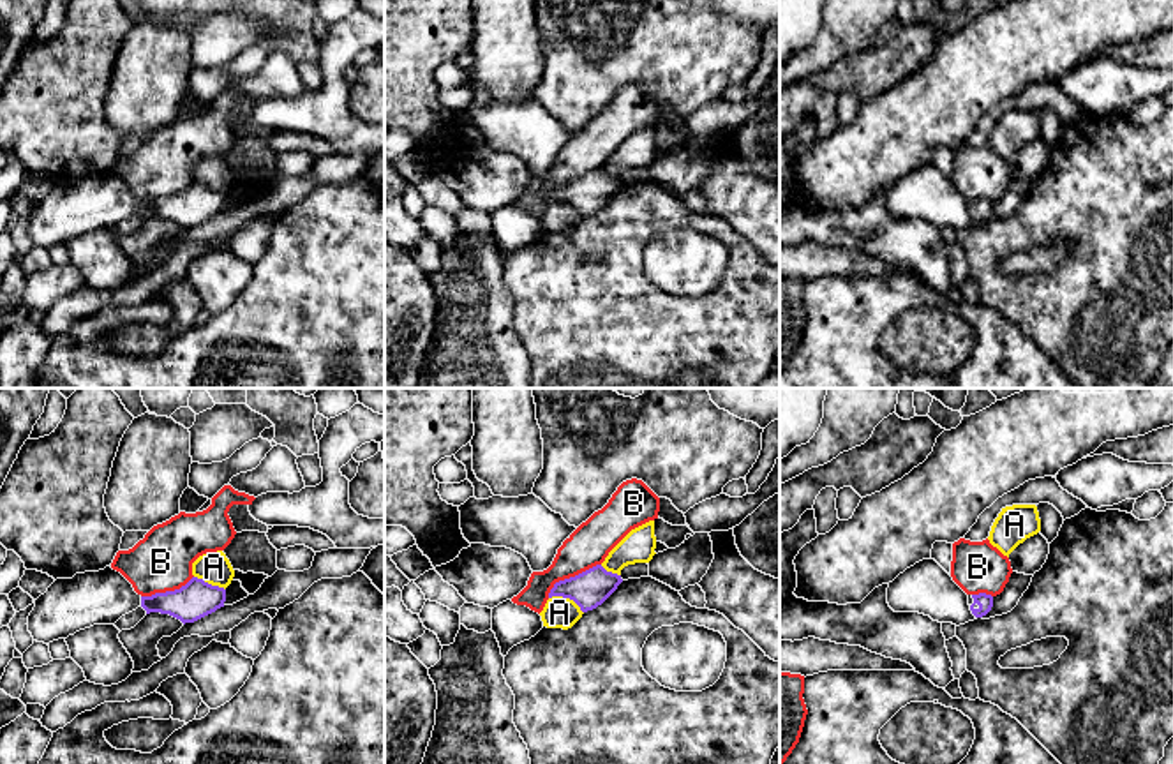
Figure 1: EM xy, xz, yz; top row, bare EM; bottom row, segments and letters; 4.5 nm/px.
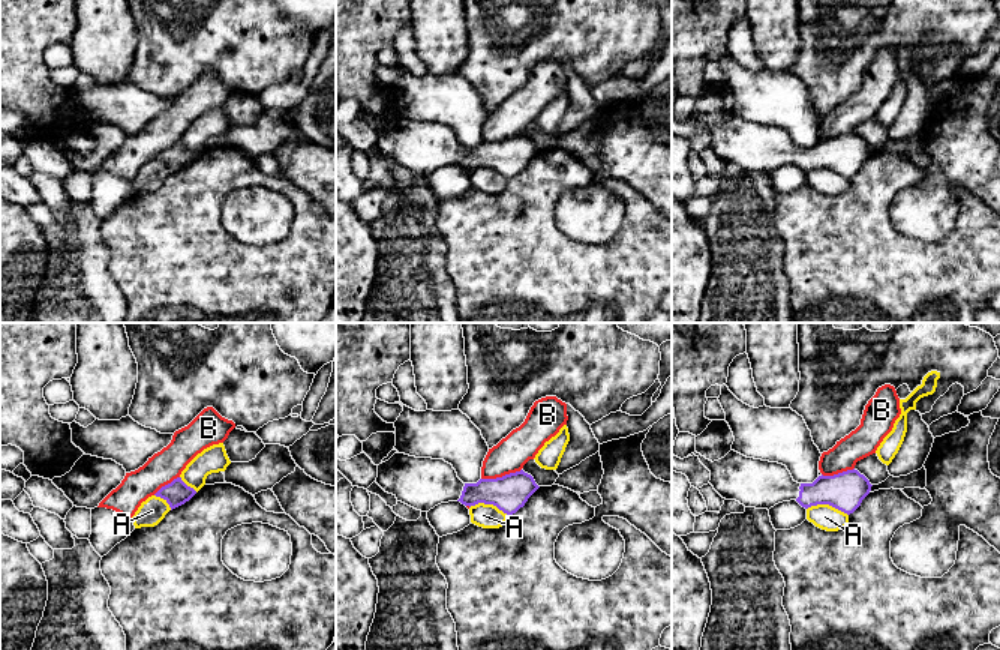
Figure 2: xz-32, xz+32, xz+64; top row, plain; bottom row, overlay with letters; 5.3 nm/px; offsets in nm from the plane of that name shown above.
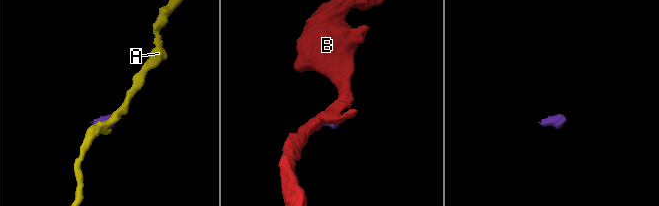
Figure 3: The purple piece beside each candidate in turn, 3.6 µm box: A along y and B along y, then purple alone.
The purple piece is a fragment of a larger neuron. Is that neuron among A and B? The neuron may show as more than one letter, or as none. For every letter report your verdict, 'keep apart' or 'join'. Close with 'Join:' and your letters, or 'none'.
A: keep apart
B: keep apart
Join: none

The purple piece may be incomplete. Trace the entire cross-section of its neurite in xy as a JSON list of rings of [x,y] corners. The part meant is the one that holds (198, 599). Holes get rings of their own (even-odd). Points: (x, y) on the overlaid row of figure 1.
[[[106,566],[72,579],[56,579],[35,600],[26,625],[34,640],[49,644],[93,625],[115,625],[139,605],[146,614],[169,614],[185,625],[215,612],[224,602],[224,588],[198,577],[180,589],[141,596],[120,572]]]

